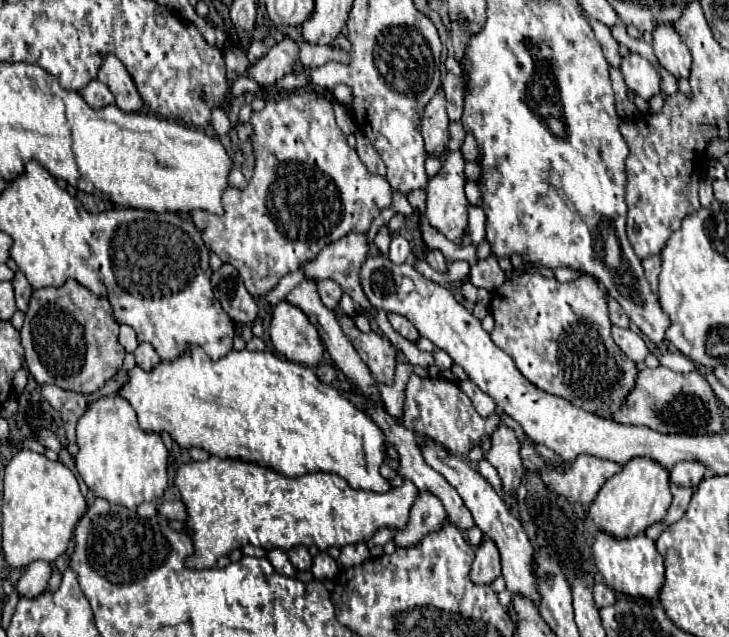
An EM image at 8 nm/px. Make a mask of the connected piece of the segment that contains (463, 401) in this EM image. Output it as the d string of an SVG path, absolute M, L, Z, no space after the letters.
M411 375L405 393L407 397L405 397L405 407L401 417L405 427L413 429L417 435L431 437L433 441L447 447L451 453L459 457L465 457L473 447L479 447L481 439L485 435L491 435L499 425L497 415L479 417L469 397L459 389L457 383L445 379L431 379L431 377L421 379L419 375Z

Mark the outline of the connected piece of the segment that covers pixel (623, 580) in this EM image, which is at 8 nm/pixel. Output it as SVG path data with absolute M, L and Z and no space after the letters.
M597 531L595 543L593 543L593 557L595 557L595 565L599 573L603 575L605 583L611 589L633 595L633 597L647 597L647 599L653 599L659 595L659 589L665 577L663 557L655 549L655 541L649 539L645 533L617 539L609 535L607 531Z

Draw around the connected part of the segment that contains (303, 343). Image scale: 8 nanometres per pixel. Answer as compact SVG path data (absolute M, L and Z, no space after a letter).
M281 301L273 309L269 335L277 353L285 355L293 363L315 367L323 357L323 343L317 329L301 309L287 301Z

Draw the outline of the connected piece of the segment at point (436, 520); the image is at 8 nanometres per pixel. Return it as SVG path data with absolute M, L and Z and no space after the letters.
M421 491L411 507L409 523L403 531L397 531L393 541L401 547L411 547L421 541L423 535L431 531L439 531L441 525L447 521L447 511L443 509L443 503L427 491Z

